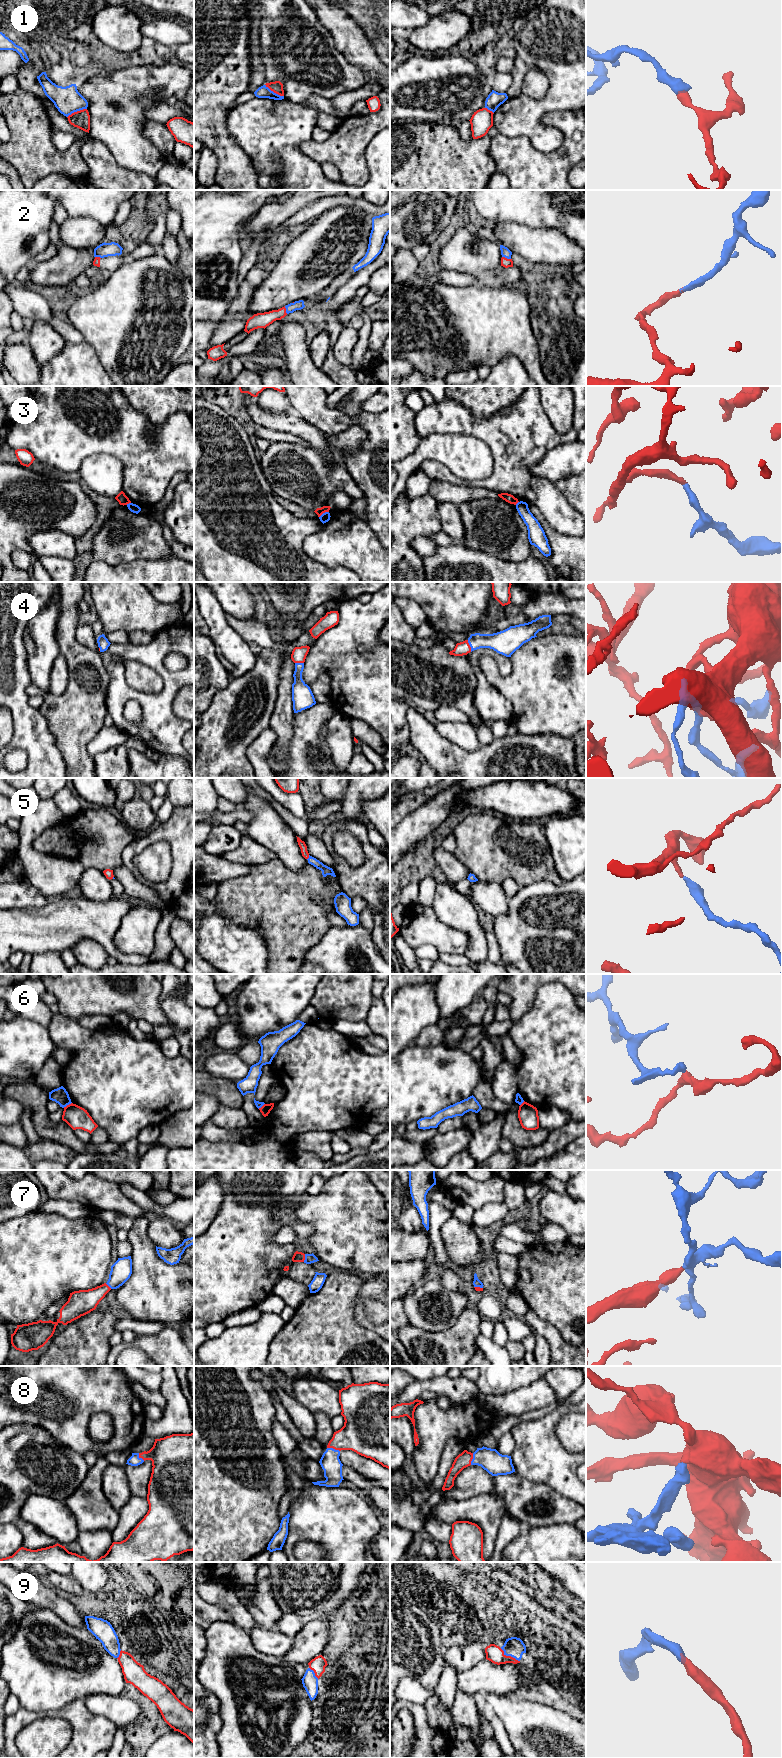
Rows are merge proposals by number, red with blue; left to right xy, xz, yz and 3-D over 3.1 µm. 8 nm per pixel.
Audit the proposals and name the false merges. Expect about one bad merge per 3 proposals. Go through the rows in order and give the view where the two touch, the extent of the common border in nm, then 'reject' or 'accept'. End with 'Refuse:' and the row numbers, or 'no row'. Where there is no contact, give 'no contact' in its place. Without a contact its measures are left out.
1: meets red in xy; contact 180 nm long; reject
2: meets red in yz; contact 80 nm long; accept
3: meets red in xz; contact 90 nm long; reject
4: meets red in yz; contact 100 nm long; accept
5: meets red in xz; contact 40 nm long; accept
6: meets red in xy; contact 80 nm long; reject
7: meets red in xz; contact 70 nm long; accept
8: meets red in xz; contact 110 nm long; accept
9: meets red in yz; contact 190 nm long; accept
Refuse: 1, 3, 6

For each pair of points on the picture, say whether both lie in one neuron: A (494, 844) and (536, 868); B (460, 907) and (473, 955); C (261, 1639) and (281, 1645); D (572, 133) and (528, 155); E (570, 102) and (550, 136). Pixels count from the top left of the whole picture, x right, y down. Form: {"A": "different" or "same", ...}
{"A": "same", "B": "same", "C": "same", "D": "same", "E": "same"}

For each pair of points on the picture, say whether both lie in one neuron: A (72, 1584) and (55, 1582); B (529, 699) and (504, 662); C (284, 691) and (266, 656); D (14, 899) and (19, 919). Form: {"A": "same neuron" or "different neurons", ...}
{"A": "same neuron", "B": "different neurons", "C": "different neurons", "D": "different neurons"}

